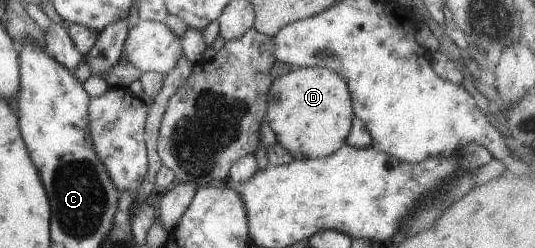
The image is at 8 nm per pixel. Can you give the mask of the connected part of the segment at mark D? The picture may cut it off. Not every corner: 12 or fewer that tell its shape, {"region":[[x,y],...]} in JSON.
{"region":[[295,67],[266,92],[265,121],[293,158],[345,145],[353,110],[332,70]]}

